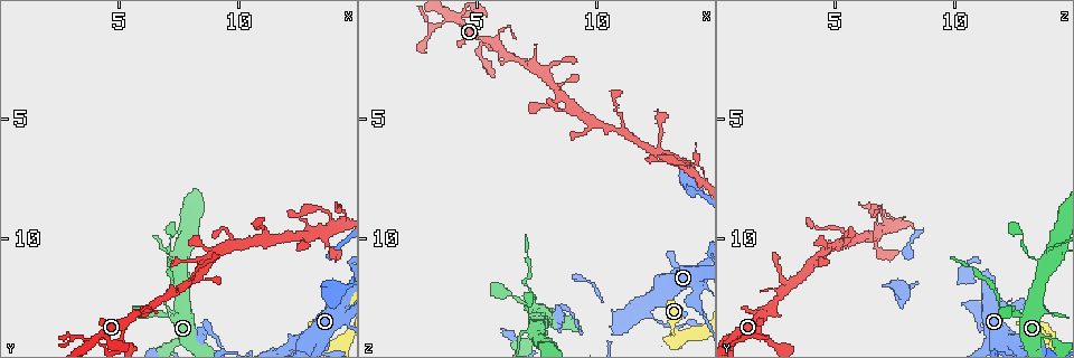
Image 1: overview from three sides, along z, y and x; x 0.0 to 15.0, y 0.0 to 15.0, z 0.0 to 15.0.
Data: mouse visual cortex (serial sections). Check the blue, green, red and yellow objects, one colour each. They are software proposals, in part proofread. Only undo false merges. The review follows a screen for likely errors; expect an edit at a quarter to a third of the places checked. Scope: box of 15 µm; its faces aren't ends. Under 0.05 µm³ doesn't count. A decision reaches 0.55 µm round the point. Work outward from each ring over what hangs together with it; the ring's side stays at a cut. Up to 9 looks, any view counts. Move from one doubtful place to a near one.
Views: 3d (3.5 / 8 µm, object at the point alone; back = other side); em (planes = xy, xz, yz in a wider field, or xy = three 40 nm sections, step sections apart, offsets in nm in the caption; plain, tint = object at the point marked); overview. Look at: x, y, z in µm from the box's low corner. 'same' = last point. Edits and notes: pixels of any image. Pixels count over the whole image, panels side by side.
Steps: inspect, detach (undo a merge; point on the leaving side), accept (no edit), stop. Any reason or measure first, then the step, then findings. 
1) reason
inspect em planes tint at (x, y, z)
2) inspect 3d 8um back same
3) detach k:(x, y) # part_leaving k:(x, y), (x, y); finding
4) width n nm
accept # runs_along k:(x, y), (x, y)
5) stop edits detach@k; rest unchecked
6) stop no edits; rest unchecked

sharp bend
inspect 3d 3.5um at (14.5, 12.9, 12.0)

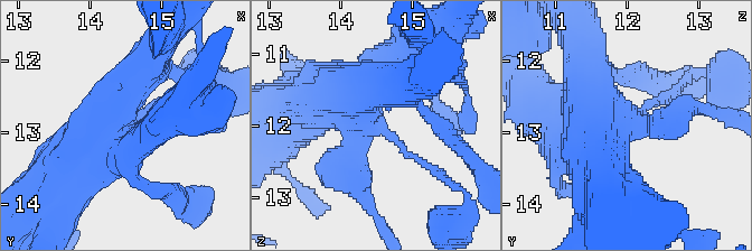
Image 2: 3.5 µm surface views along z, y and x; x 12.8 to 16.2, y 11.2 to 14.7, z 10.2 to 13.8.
inspect em xy step 5 tint at (14.40, 12.80, 11.90)

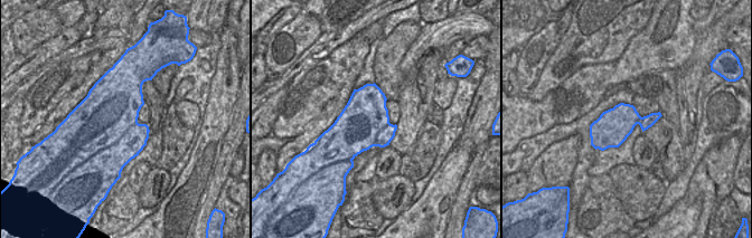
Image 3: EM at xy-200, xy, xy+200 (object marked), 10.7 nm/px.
accept # continuous, no second cell

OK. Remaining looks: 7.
inspect 3d 8um back at (13.2, 14.2, 14.0)

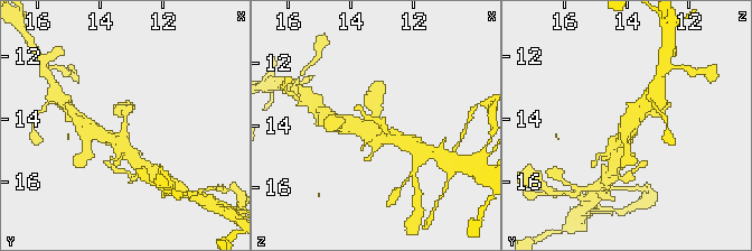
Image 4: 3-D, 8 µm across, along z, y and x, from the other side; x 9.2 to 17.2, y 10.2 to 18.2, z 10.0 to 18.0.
arms 4; arm_widths 300, 350, 400, 450 nm; now the EM
inspect em xy step 3 tint same

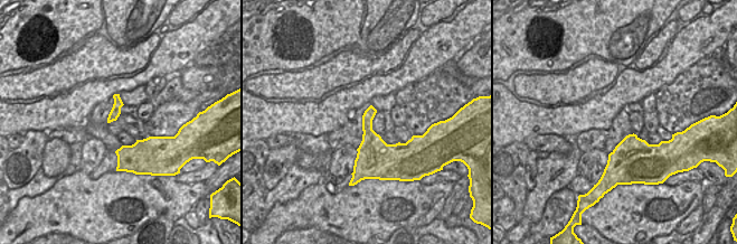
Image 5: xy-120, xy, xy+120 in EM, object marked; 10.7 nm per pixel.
width 220 nm
accept # runs_along 4:(654, 110), (637, 112), (624, 135); continuous, no second cell

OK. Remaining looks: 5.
sharp bend
inspect 3d 3.5um at (7.4, 10.9, 13.5)

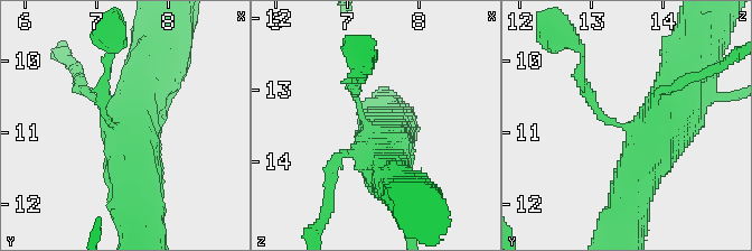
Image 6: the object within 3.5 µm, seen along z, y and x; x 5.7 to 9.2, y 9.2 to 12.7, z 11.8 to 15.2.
shape alone is not enough
inspect em xy step 2 tint at (7.35, 11.00, 13.60)

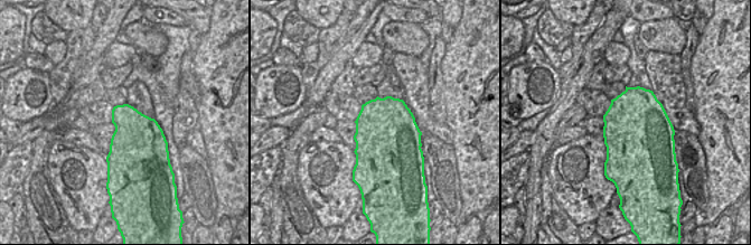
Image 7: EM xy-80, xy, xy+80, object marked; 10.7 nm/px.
cut it another way
inspect em xy step 3 tint same

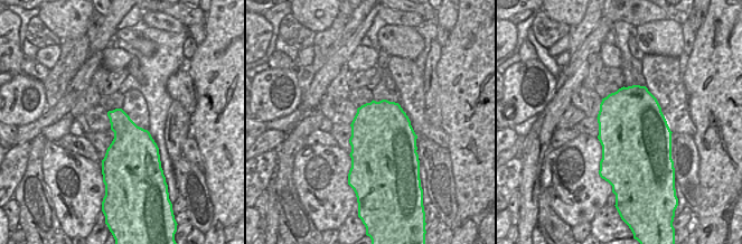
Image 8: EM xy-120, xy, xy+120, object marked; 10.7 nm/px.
width 700 nm
accept # runs_along 6:(623, 216), (646, 154), (686, 85); one cell here

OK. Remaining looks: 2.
narrows sharply
inspect 3d 3.5um back at (13.6, 8.9, 6.9)

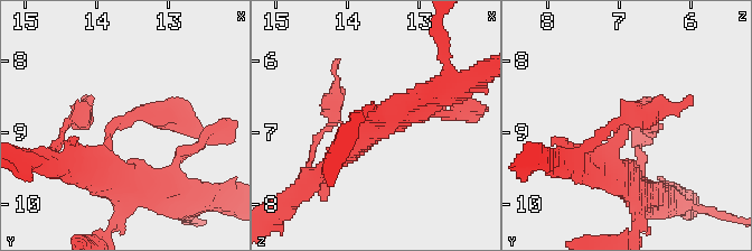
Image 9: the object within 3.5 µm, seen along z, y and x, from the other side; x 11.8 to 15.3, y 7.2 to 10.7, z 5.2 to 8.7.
inspect em xy step 3 tint same

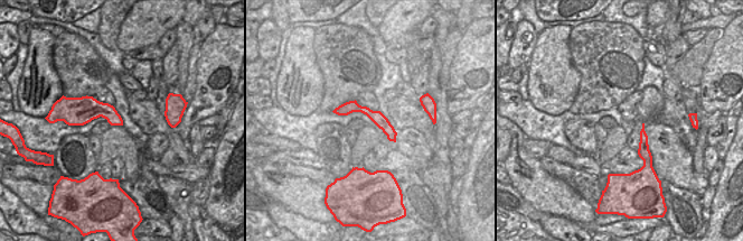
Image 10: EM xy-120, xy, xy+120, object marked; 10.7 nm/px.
width 140 nm
accept # runs_along 10:(338, 110), (366, 110), (393, 138); continuous, no second cell

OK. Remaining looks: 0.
stop no edits; rest unchecked

